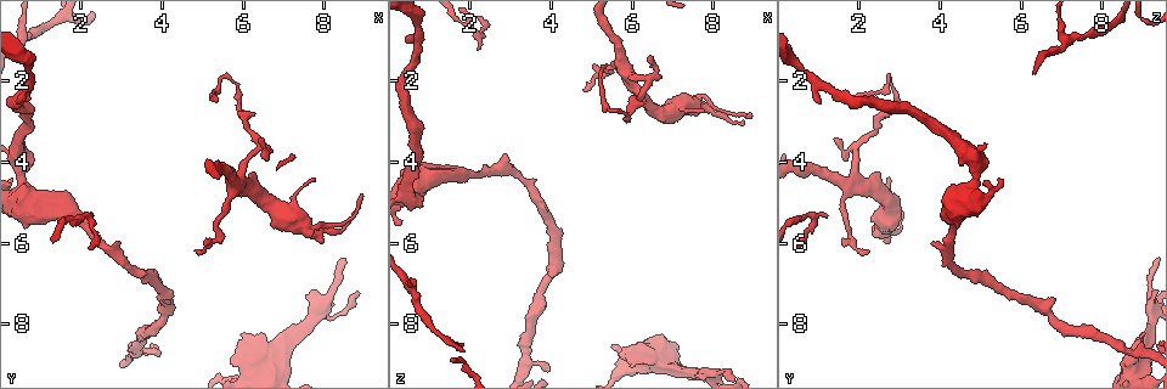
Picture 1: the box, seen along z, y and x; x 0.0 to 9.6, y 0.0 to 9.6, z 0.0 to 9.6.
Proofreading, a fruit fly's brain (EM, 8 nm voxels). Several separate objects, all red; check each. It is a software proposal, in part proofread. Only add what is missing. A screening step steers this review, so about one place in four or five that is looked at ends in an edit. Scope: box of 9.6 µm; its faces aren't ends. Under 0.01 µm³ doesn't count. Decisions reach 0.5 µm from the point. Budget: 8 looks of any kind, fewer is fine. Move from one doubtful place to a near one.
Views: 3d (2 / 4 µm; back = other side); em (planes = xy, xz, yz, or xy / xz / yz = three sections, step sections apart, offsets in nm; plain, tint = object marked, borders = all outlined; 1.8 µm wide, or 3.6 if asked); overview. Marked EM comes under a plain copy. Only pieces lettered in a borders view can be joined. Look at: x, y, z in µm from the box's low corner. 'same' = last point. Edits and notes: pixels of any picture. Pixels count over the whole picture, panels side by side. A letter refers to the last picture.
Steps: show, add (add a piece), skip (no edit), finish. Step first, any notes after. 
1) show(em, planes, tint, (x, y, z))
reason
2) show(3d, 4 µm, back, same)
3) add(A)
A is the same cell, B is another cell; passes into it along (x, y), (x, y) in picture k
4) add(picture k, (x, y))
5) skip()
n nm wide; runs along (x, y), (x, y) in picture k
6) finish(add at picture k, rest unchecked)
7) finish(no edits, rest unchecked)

show(em, xy, step 4, borders, (8.95, 4.75, 2.85))
an open end

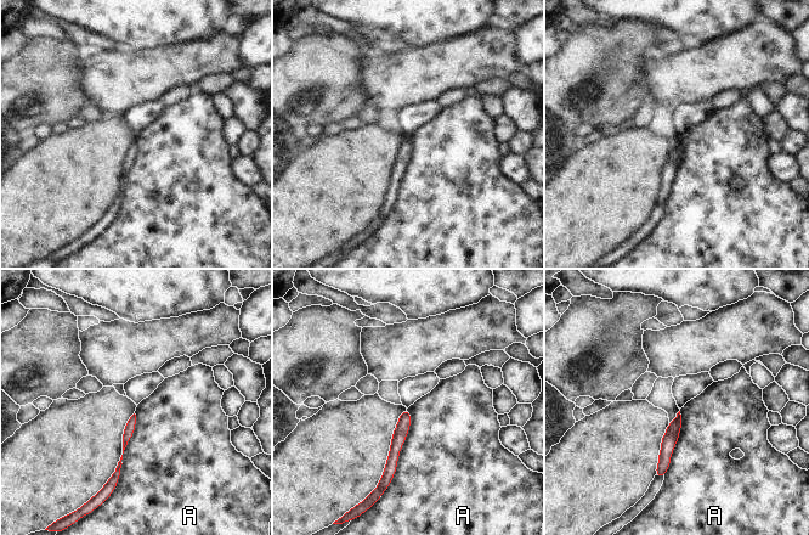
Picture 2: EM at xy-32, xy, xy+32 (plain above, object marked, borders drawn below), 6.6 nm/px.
show(em, planes, borders, same)
another direction

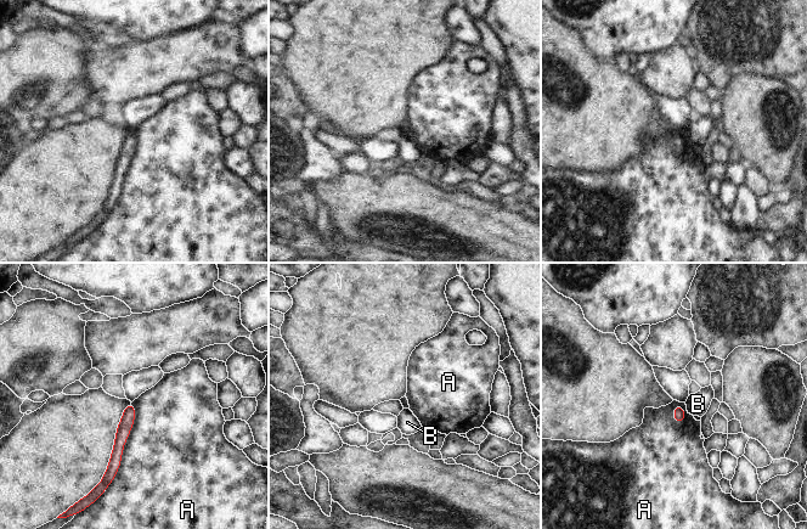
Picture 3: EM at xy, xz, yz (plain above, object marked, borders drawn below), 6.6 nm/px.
skip()
A and B are other cells; border along (131, 403), (133, 427), (112, 480) in picture 3; none of them fits

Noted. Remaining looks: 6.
show(em, xy, step 16, borders, (6.45, 3.45, 1.35))
an open end

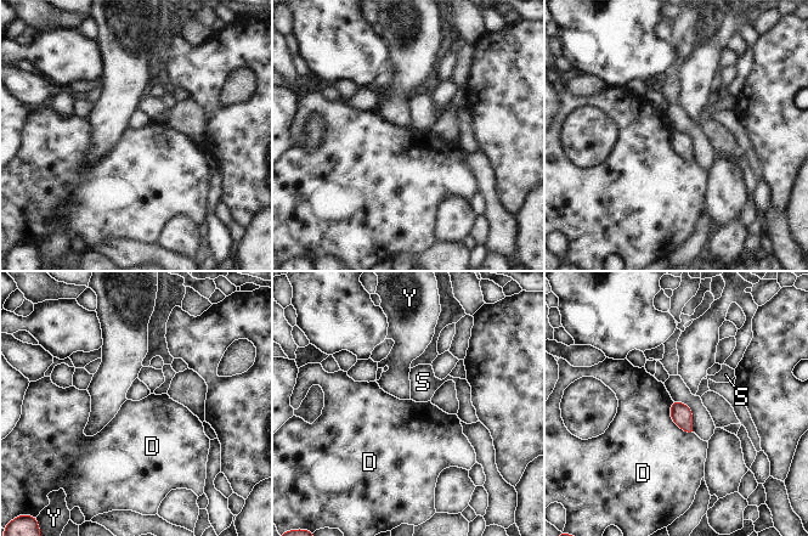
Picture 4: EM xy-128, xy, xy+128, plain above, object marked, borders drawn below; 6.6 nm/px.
skip()
D, S and Y are other cells; border along (672, 401), (671, 418), (694, 433) in picture 4; no lettered piece goes on from it

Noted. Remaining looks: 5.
show(3d, 2 µm, (4.85, 6.15, 2.20))
thin end

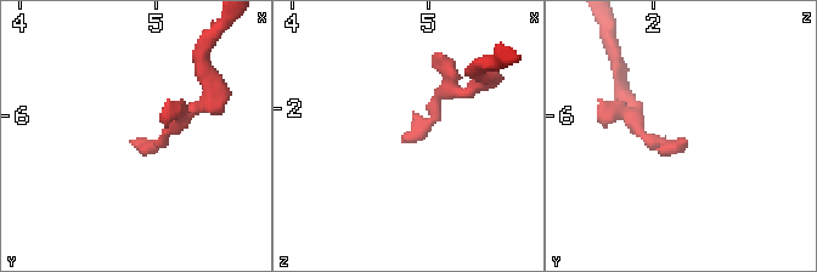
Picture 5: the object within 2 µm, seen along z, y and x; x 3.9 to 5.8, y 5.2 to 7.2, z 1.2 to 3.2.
show(em, xy, step 16, borders, (4.82, 6.18, 2.24))

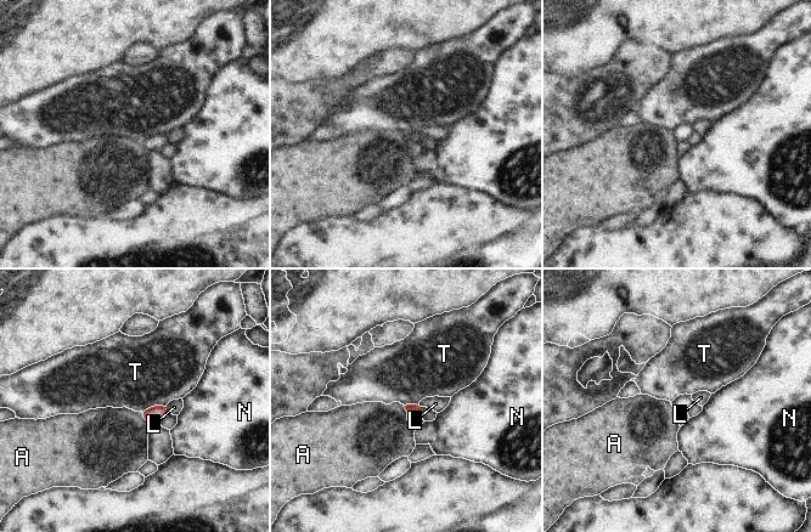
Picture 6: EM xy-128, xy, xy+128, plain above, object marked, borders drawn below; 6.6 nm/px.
show(em, planes, borders, same)
cut it another way

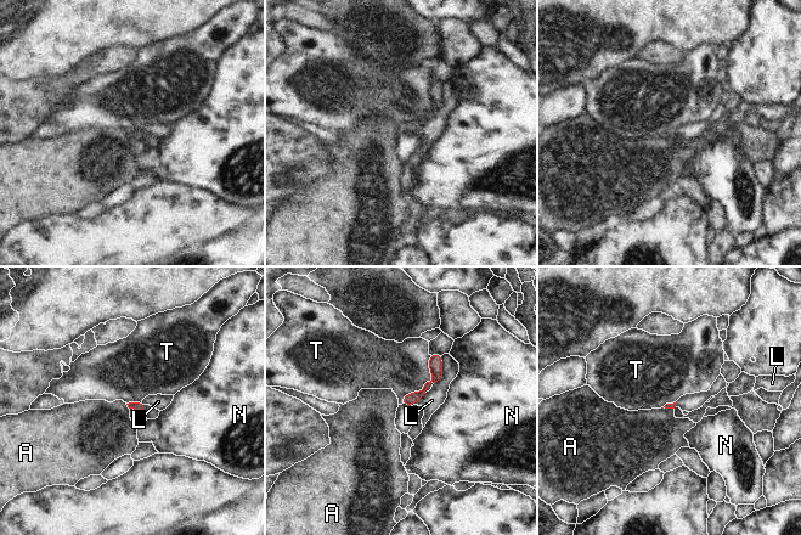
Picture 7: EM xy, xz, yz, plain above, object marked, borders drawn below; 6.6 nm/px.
skip()
T touches over 380 nm; A, L, N and T are other cells; runs along (436, 356), (435, 376), (406, 401) in picture 7; no lettered piece goes on from it

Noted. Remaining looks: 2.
finish(no edits, rest unchecked)

